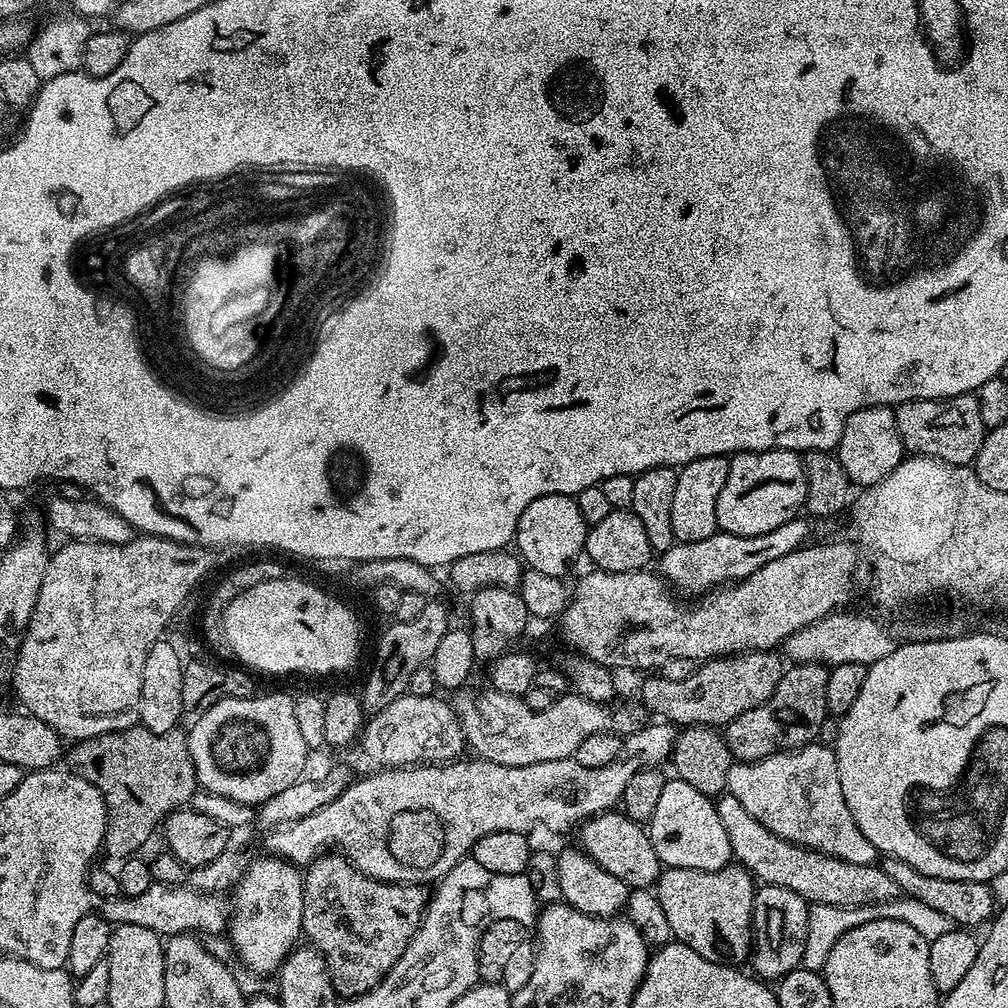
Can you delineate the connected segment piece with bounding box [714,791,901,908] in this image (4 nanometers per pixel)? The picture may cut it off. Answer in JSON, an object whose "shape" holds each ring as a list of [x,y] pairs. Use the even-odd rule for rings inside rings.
{"shape":[[[724,792],[715,797],[718,818],[722,818],[722,826],[726,826],[726,834],[730,836],[732,855],[743,864],[761,885],[788,887],[796,891],[809,905],[825,904],[826,906],[842,906],[843,908],[861,908],[864,904],[886,904],[901,895],[898,882],[884,872],[883,867],[876,864],[859,864],[846,862],[841,856],[831,856],[825,852],[817,852],[815,848],[806,848],[795,844],[792,840],[782,838],[762,826],[734,794]]]}

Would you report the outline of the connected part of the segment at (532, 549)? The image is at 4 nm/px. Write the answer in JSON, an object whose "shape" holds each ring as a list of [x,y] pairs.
{"shape":[[[546,494],[542,498],[534,498],[534,502],[522,510],[522,518],[518,518],[516,527],[514,548],[531,571],[564,578],[571,570],[572,563],[584,552],[589,527],[573,497]]]}

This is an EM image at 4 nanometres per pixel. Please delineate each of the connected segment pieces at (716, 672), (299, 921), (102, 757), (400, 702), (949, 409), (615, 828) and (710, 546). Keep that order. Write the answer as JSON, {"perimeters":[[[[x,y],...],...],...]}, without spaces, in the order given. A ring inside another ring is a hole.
{"perimeters":[[[[749,650],[747,652],[737,652],[731,656],[718,656],[711,660],[703,661],[686,678],[681,680],[671,680],[669,676],[663,674],[652,674],[648,681],[640,688],[639,703],[648,709],[649,713],[658,715],[665,721],[677,726],[689,725],[709,725],[727,726],[738,714],[746,714],[746,710],[754,710],[754,706],[762,706],[774,690],[778,690],[778,682],[782,682],[786,664],[779,655],[772,650]]],[[[263,854],[256,861],[249,863],[243,869],[238,883],[235,885],[234,893],[236,897],[231,897],[231,912],[226,936],[232,939],[232,944],[236,947],[236,952],[240,955],[240,960],[252,972],[272,972],[279,973],[286,957],[292,953],[292,949],[297,947],[304,930],[304,878],[301,869],[282,860],[279,856]]],[[[137,726],[75,741],[73,748],[76,748],[72,752],[73,758],[76,759],[74,771],[82,778],[86,778],[86,782],[98,786],[108,807],[102,852],[113,862],[137,855],[141,851],[139,848],[151,838],[152,831],[155,828],[157,831],[172,812],[183,809],[198,790],[194,762],[188,749],[188,738],[183,731],[154,734],[146,727]]],[[[399,696],[390,706],[371,713],[364,725],[364,752],[384,770],[422,764],[446,764],[465,755],[464,731],[451,703],[435,696]]],[[[975,395],[945,400],[911,400],[895,405],[900,437],[909,453],[948,464],[971,465],[984,441],[985,427]]],[[[613,810],[603,812],[601,816],[593,816],[579,825],[579,847],[584,849],[585,854],[598,862],[604,870],[614,874],[629,889],[651,889],[655,885],[662,871],[662,865],[654,846],[650,842],[645,825],[636,823],[635,820],[624,815],[623,811]]],[[[797,518],[778,526],[778,530],[770,530],[770,534],[757,536],[735,536],[718,530],[702,542],[673,543],[671,550],[663,553],[662,560],[668,564],[677,564],[680,568],[692,568],[693,574],[700,576],[702,583],[708,584],[704,586],[744,580],[754,574],[754,570],[762,570],[766,562],[774,562],[774,558],[782,558],[782,554],[790,554],[795,548],[805,547],[809,539],[807,522],[809,523],[807,519]]]]}

